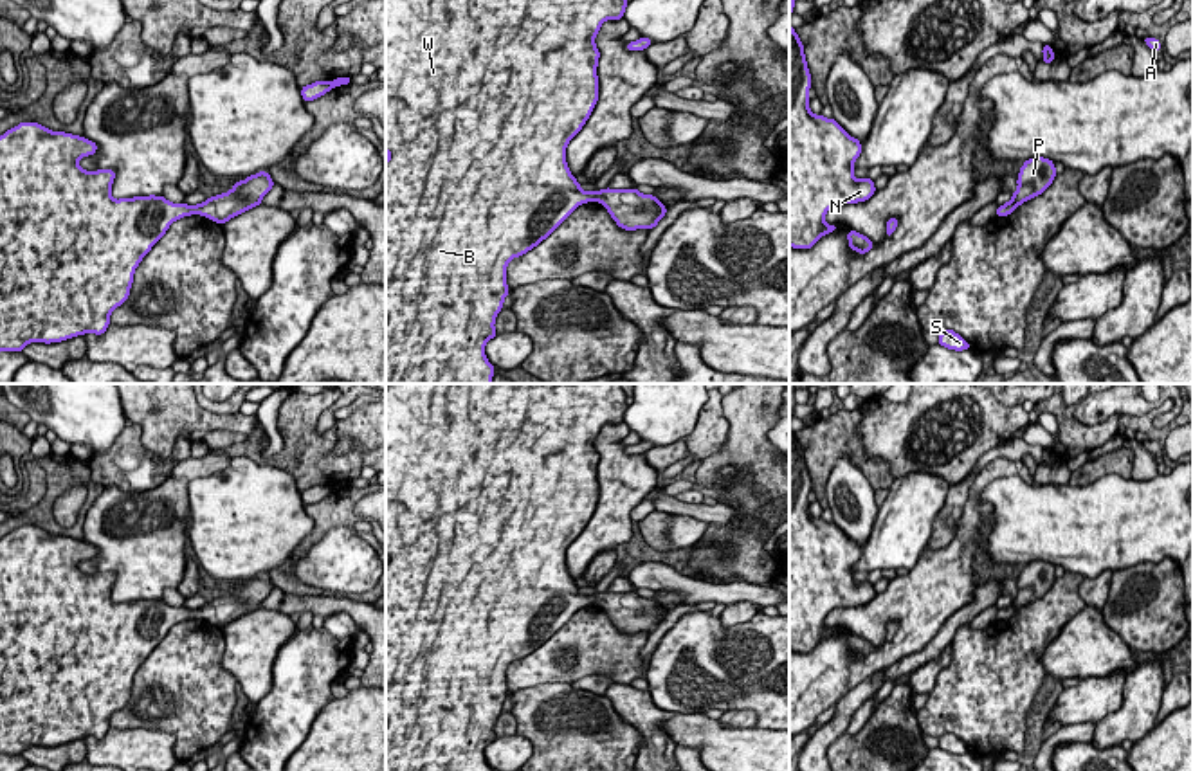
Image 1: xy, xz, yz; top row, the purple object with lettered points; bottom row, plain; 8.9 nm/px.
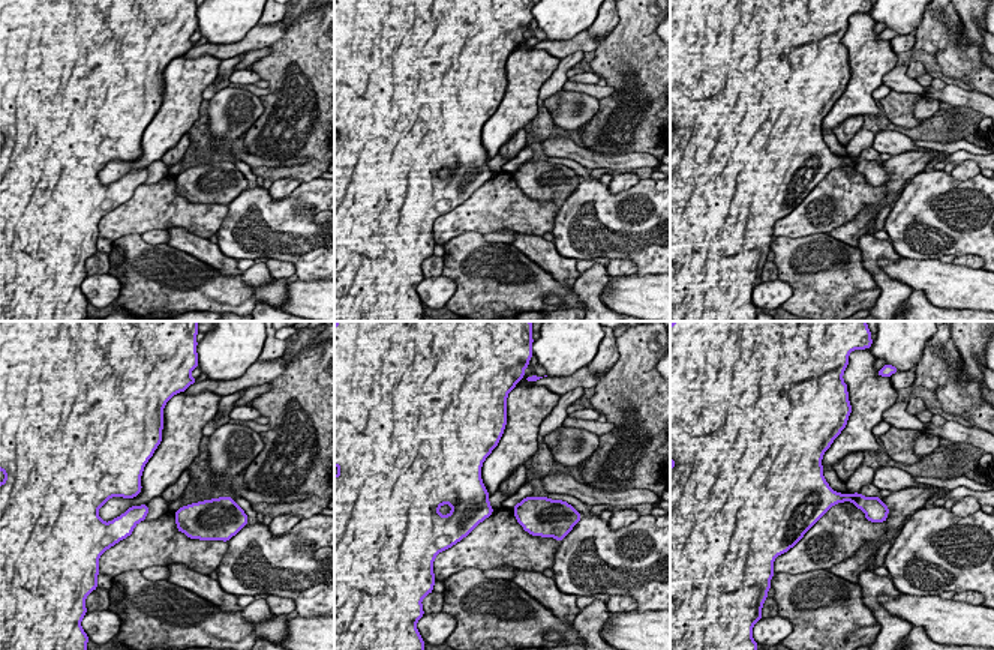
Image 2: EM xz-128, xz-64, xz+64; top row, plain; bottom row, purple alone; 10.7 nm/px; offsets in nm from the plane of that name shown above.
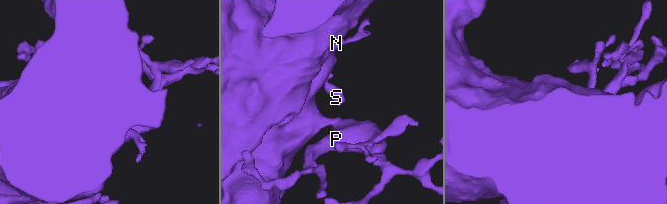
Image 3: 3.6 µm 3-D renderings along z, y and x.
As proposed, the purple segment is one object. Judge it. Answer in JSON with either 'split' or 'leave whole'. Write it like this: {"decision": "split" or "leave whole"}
{"decision": "leave whole"}

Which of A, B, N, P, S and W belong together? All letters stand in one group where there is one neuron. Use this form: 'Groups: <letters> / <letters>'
Groups: A B N P S W

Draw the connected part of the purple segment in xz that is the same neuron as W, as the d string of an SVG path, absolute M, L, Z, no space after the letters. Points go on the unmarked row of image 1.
M389 384L386 389L386 771L494 771L485 748L508 699L506 668L546 643L578 609L600 605L625 634L658 629L667 611L633 593L582 594L566 566L566 549L582 533L598 504L595 440L606 423L622 423L627 411L622 384Z

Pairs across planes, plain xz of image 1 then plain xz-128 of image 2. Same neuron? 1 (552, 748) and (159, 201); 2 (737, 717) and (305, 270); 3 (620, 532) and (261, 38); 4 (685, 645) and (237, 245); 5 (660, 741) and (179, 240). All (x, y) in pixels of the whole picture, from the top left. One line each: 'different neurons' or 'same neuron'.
1: different neurons
2: different neurons
3: different neurons
4: same neuron
5: same neuron

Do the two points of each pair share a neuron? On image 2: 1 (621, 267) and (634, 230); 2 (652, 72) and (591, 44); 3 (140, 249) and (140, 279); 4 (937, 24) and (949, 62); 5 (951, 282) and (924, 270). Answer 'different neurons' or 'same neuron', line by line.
1: different neurons
2: different neurons
3: same neuron
4: same neuron
5: same neuron

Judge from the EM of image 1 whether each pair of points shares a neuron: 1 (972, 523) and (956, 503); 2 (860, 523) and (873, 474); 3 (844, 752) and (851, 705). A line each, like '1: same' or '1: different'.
1: different
2: different
3: different

